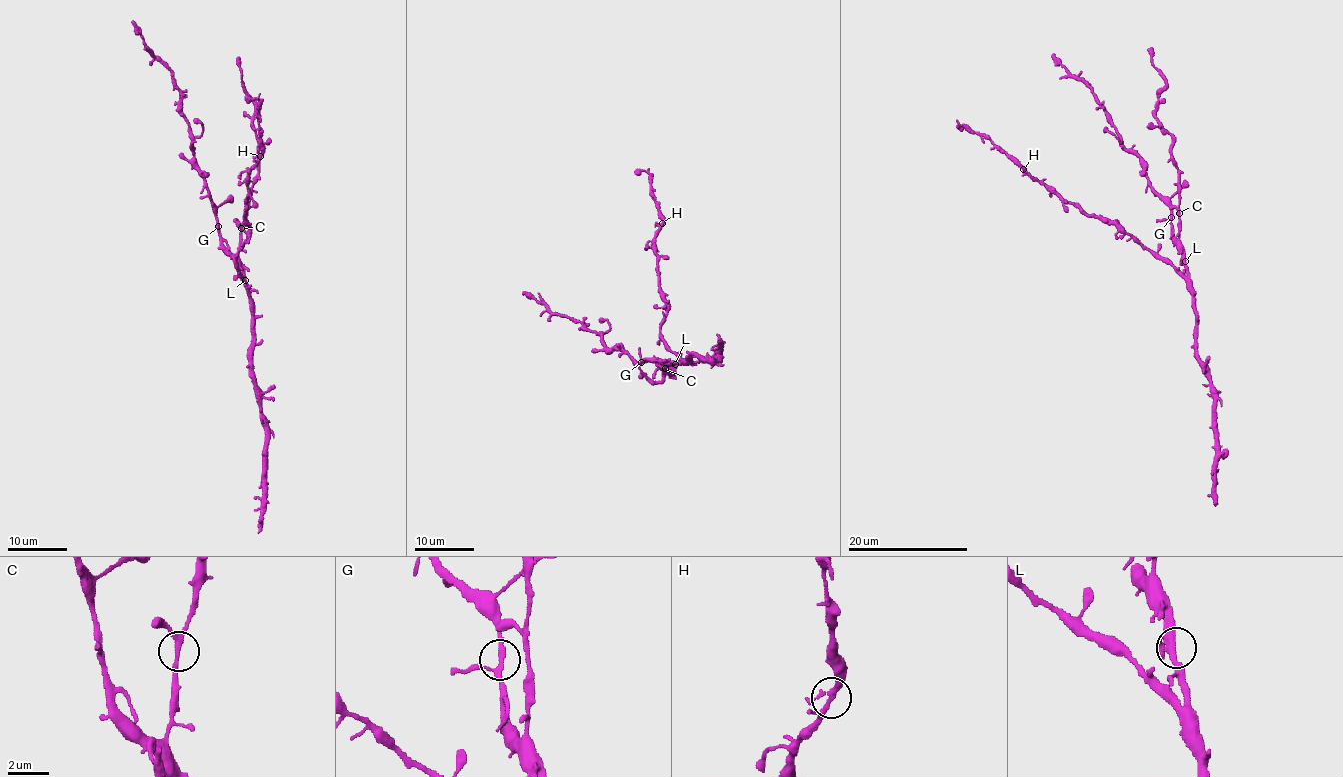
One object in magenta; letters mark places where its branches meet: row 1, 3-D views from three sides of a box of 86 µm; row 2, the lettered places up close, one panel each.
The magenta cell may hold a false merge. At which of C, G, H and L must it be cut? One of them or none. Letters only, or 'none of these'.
none of these

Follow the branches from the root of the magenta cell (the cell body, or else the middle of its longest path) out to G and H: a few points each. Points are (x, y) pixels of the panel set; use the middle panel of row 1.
G: (672, 361), (664, 365), (654, 359), (641, 362)
H: (672, 361), (682, 359), (668, 349), (660, 333), (667, 305), (659, 288), (654, 238), (662, 223)

